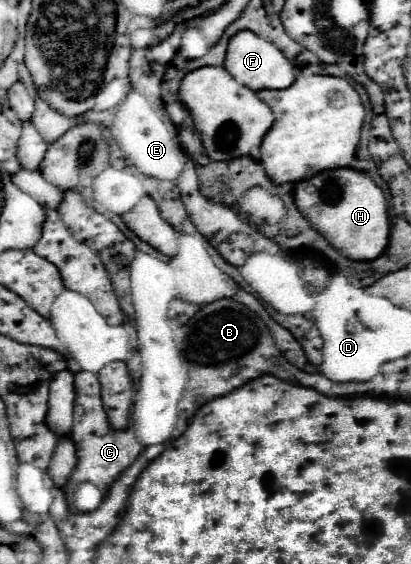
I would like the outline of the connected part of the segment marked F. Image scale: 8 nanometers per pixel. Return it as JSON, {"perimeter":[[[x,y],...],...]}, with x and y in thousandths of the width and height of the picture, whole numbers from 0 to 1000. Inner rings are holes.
{"perimeter":[[[579,55],[560,73],[550,87],[545,122],[589,151],[608,154],[613,161],[633,158],[696,158],[720,140],[725,122],[667,83],[657,73],[618,62],[613,55]]]}

